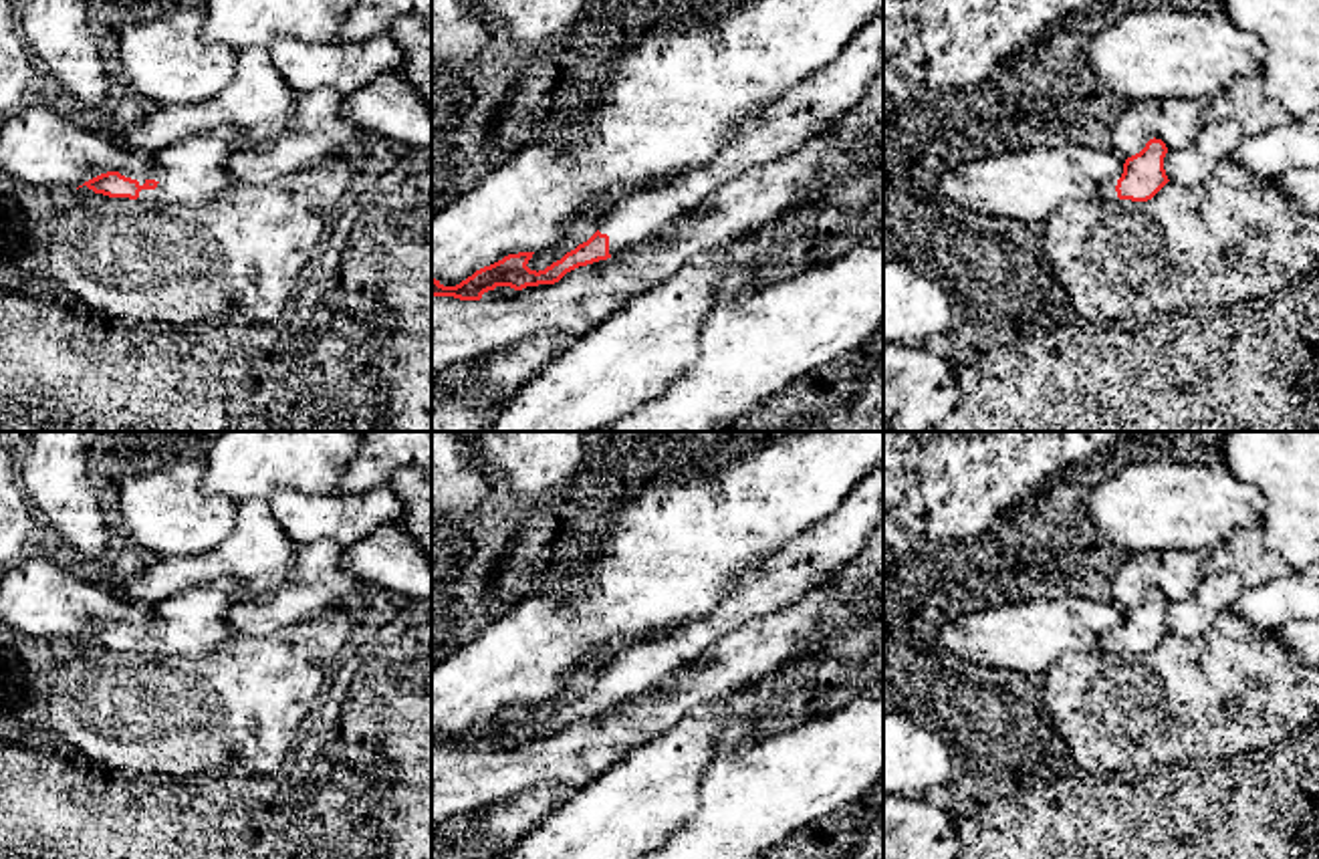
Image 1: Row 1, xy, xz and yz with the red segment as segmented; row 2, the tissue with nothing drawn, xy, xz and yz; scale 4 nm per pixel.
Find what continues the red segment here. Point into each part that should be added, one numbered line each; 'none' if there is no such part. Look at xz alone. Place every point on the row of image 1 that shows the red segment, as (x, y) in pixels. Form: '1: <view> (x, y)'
1: xz (815, 103)

